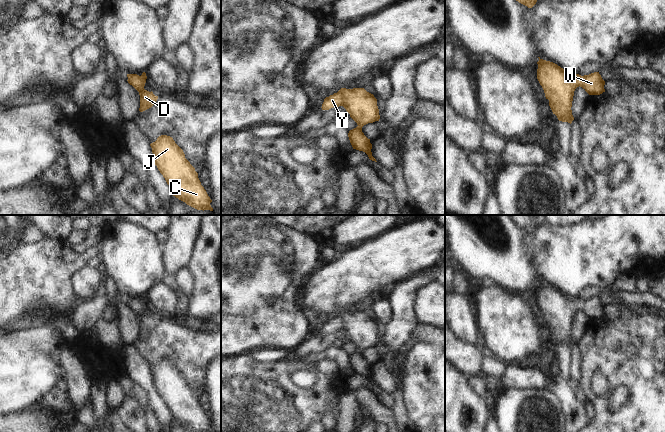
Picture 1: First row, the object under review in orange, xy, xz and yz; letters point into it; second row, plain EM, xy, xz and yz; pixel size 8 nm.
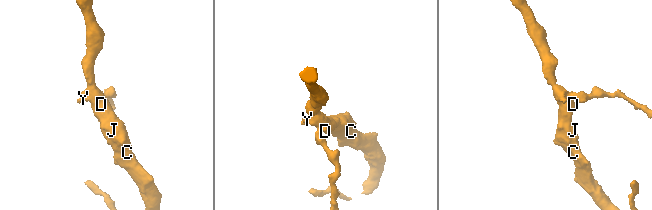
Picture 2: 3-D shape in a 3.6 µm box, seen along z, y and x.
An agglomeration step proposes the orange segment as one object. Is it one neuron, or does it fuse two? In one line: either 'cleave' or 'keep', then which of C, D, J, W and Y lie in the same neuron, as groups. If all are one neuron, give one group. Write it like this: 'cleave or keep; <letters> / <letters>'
keep; C D J W Y

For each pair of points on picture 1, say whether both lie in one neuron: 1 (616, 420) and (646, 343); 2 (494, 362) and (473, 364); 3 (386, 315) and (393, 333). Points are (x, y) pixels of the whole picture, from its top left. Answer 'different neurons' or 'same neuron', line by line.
1: same neuron
2: different neurons
3: different neurons

